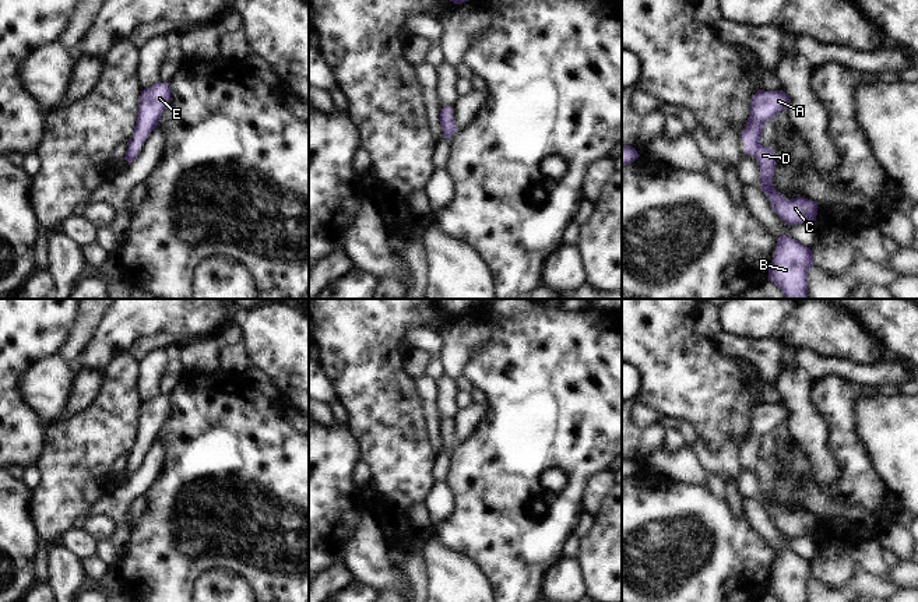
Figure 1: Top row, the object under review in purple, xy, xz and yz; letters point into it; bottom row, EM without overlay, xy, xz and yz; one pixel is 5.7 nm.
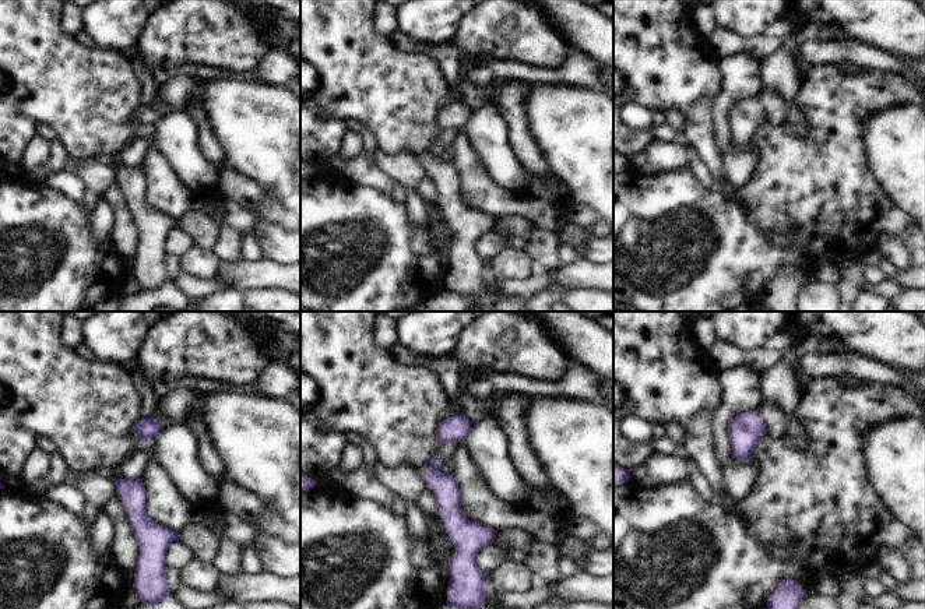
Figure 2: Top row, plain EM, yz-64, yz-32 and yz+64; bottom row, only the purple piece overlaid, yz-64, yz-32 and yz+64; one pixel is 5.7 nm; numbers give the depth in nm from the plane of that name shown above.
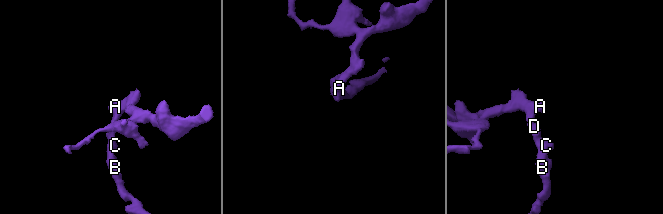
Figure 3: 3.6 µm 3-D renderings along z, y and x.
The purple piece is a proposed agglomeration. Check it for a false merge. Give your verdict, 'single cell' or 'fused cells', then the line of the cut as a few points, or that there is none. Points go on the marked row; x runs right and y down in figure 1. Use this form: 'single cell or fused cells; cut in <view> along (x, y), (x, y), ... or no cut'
single cell; no cut

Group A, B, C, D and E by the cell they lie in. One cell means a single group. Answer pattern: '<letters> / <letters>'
A B C D E

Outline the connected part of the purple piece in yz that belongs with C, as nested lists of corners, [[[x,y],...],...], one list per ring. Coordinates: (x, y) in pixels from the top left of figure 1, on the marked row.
[[[759,89],[752,96],[750,115],[746,120],[741,138],[745,144],[743,152],[756,158],[760,165],[762,191],[768,197],[774,212],[789,225],[816,221],[817,203],[803,197],[784,198],[773,187],[773,170],[775,168],[775,154],[770,147],[763,147],[760,138],[768,120],[791,105],[789,96],[781,91]]]

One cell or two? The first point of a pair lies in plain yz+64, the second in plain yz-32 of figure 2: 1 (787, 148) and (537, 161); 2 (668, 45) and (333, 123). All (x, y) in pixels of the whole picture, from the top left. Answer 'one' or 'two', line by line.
1: one
2: one

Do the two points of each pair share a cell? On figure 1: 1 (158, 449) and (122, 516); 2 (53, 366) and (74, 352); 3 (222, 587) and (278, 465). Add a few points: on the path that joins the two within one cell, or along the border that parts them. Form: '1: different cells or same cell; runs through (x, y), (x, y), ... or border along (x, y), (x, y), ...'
1: same cell; runs through (150, 465), (144, 476), (122, 499)
2: different cells; border along (56, 354), (74, 368)
3: different cells; border along (197, 577), (227, 570), (252, 587)

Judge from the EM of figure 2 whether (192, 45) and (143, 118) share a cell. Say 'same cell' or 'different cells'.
different cells

